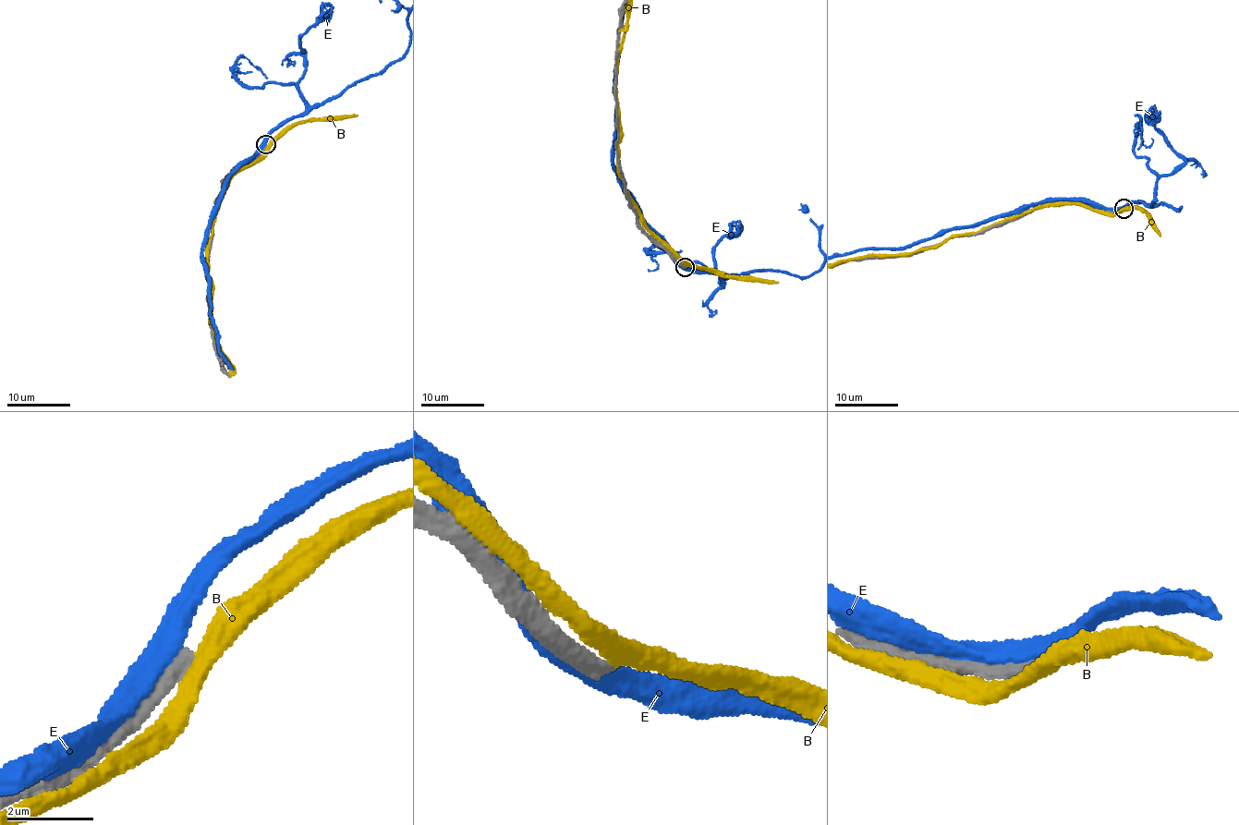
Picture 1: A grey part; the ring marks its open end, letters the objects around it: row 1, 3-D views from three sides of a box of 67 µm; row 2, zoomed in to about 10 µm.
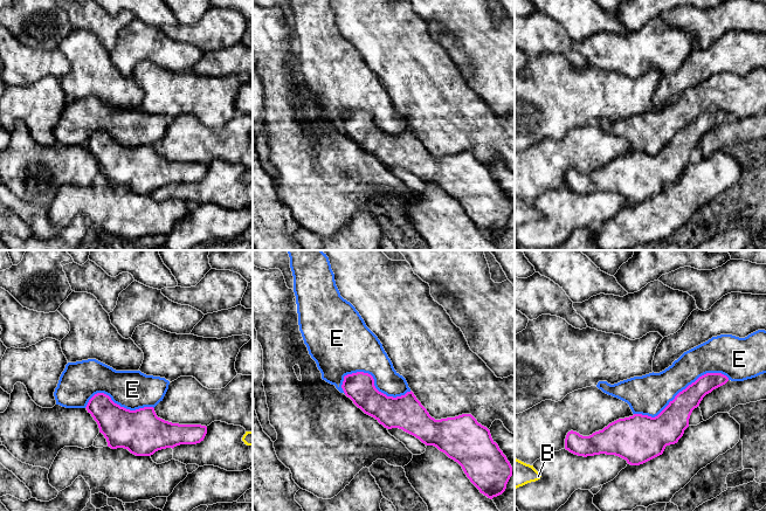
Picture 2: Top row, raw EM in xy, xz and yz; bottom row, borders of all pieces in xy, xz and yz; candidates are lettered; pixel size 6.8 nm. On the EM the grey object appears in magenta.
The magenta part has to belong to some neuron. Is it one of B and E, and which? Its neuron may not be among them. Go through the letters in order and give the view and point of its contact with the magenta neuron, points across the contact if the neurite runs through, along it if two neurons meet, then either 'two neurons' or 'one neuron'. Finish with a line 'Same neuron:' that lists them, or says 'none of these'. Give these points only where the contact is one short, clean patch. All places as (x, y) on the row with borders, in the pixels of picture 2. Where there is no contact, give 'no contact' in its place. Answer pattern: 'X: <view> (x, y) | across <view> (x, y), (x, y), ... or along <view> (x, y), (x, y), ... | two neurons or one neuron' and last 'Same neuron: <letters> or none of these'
B: no contact | two neurons
E: yz (682, 391) | two neurons
Same neuron: none of these

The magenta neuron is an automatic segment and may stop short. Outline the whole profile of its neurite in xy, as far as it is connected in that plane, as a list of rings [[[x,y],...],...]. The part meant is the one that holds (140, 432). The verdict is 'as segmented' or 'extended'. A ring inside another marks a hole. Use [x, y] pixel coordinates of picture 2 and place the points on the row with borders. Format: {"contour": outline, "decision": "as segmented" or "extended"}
{"contour": [[[104,393],[95,394],[87,405],[88,413],[97,422],[111,449],[124,448],[136,456],[151,456],[156,451],[180,444],[196,444],[203,441],[207,427],[201,424],[179,424],[157,416],[153,407],[130,410],[115,403]]], "decision": "as segmented"}

